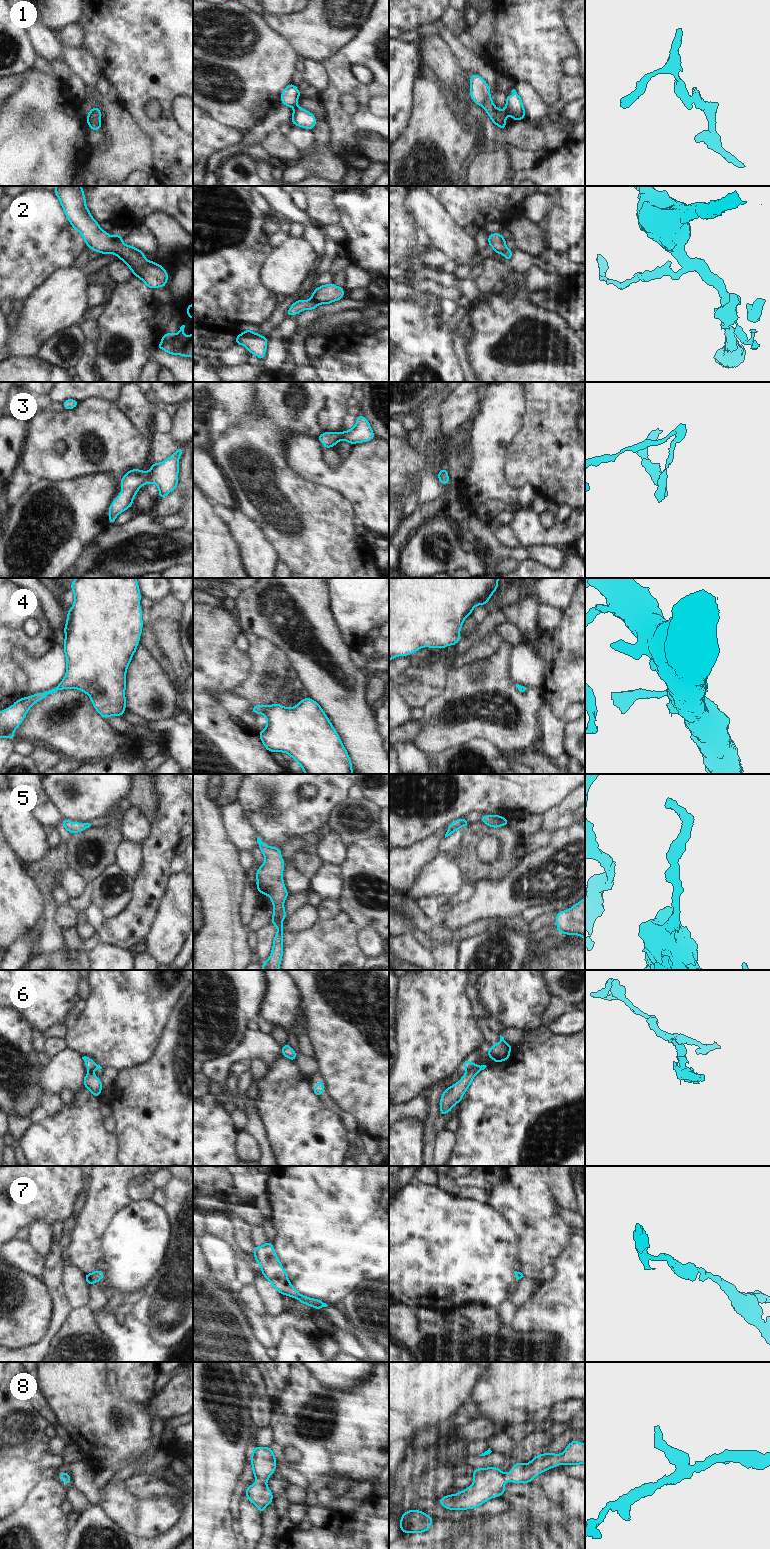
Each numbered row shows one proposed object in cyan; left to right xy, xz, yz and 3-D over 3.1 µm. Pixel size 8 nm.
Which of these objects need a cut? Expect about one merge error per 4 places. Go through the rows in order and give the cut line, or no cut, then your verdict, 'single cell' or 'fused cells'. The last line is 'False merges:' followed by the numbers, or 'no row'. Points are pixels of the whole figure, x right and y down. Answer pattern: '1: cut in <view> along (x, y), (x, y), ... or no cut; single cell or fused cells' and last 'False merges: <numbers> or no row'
1: cut in yz along (504, 110), (506, 114); fused cells
2: cut in xz along (311, 299), (317, 304); fused cells
3: no cut; single cell
4: no cut; single cell
5: no cut; single cell
6: no cut; single cell
7: no cut; single cell
8: no cut; single cell
False merges: 1, 2

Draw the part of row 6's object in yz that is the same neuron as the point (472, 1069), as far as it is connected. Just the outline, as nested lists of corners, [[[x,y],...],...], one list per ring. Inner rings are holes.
[[[465,1058],[463,1064],[466,1074],[454,1085],[446,1088],[440,1098],[440,1115],[449,1113],[455,1104],[462,1101],[473,1078],[487,1067],[486,1065],[478,1066],[476,1063],[471,1063],[468,1058]]]

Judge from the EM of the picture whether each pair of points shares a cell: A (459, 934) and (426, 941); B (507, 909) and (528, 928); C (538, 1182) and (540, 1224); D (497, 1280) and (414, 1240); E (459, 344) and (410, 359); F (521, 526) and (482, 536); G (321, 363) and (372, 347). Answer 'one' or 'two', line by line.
A: two
B: two
C: one
D: one
E: two
F: two
G: one

